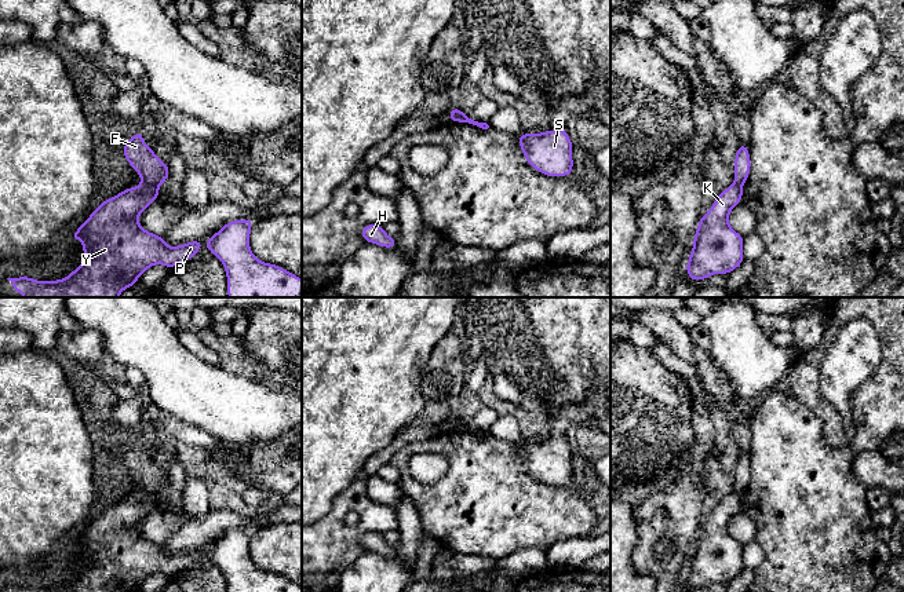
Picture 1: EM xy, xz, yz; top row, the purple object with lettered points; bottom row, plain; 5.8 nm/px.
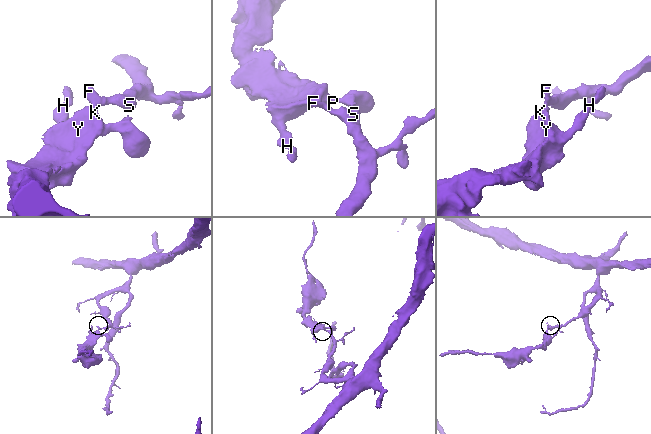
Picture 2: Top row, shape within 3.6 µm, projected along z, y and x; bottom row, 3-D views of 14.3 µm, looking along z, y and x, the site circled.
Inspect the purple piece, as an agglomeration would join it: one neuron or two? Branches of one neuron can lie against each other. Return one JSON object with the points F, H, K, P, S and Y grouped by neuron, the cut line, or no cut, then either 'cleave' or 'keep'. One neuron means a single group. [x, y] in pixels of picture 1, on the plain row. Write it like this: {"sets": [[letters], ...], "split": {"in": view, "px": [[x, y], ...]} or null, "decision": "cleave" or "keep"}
{"sets": [["F", "S"], ["H", "K", "P", "Y"]], "split": {"in": "xy", "px": [[142, 489], [156, 496]]}, "decision": "cleave"}

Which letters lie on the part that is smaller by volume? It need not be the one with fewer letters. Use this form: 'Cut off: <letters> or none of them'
Cut off: H, K, P, Y

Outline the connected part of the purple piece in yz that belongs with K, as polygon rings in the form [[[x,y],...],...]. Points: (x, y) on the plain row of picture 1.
[[[733,491],[699,527],[692,562],[686,571],[686,582],[692,589],[708,588],[712,582],[726,584],[744,570],[744,545],[729,534],[729,522],[741,509],[741,496]]]

